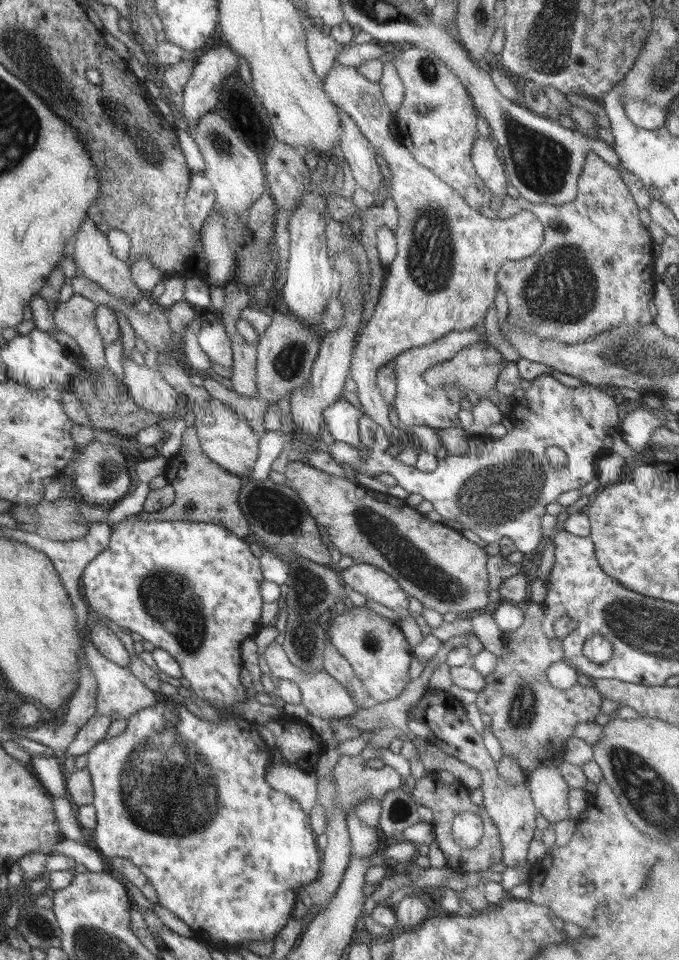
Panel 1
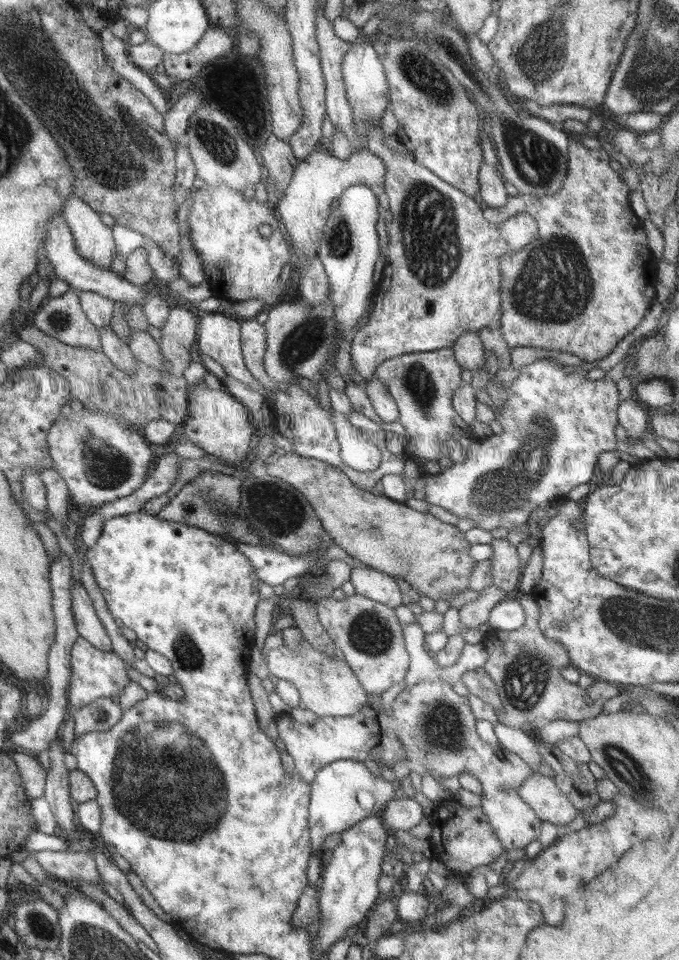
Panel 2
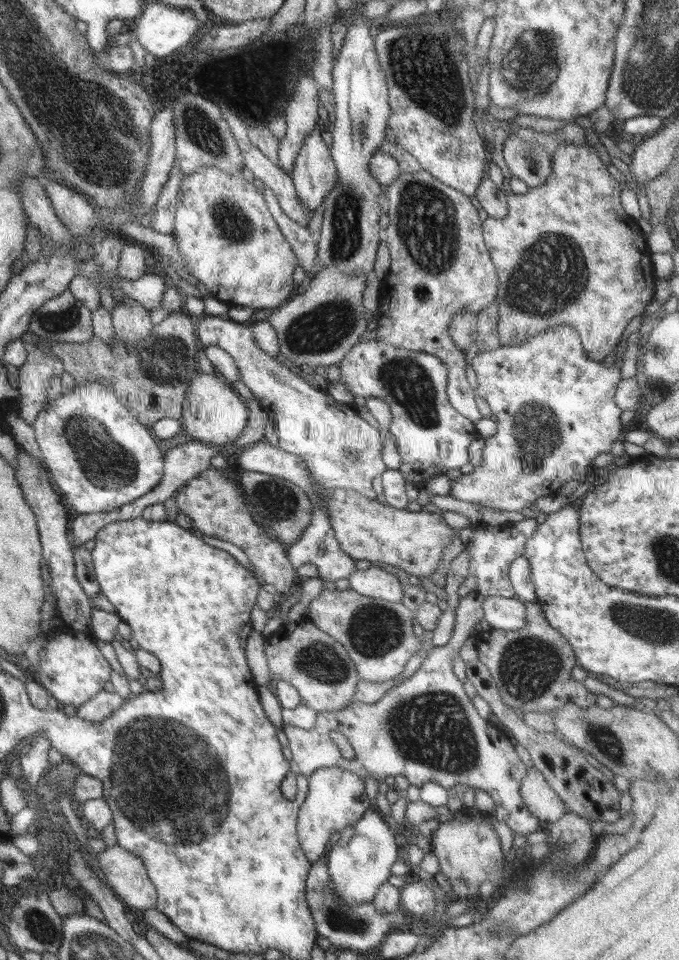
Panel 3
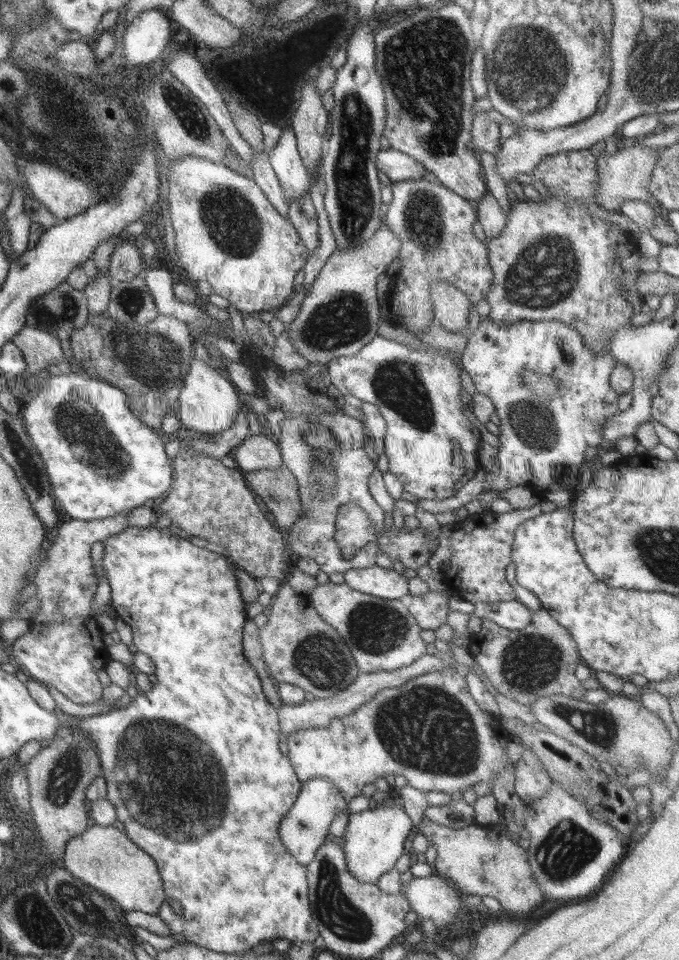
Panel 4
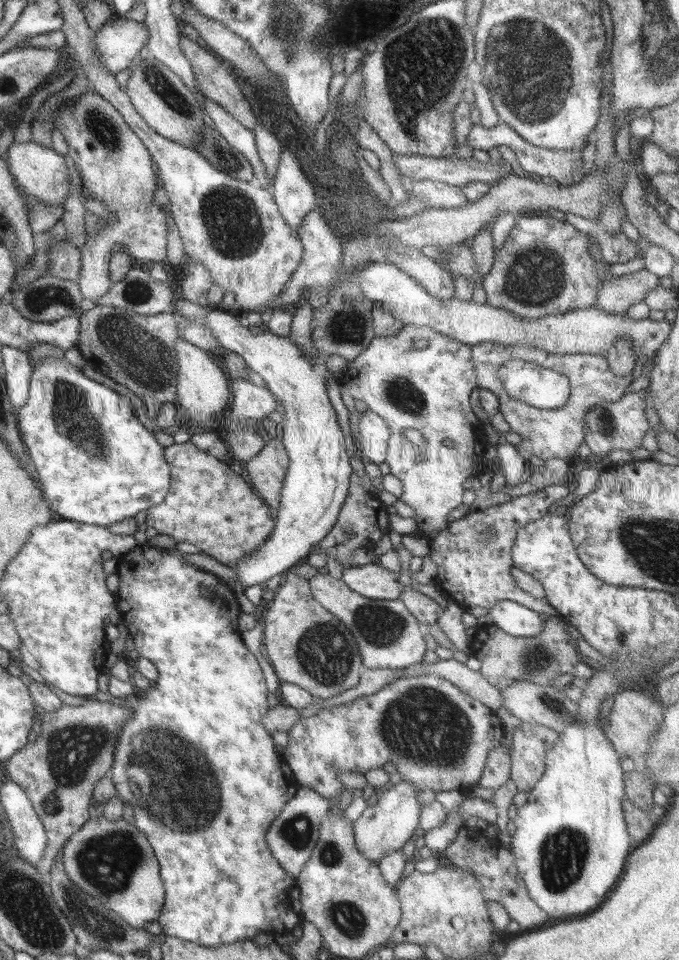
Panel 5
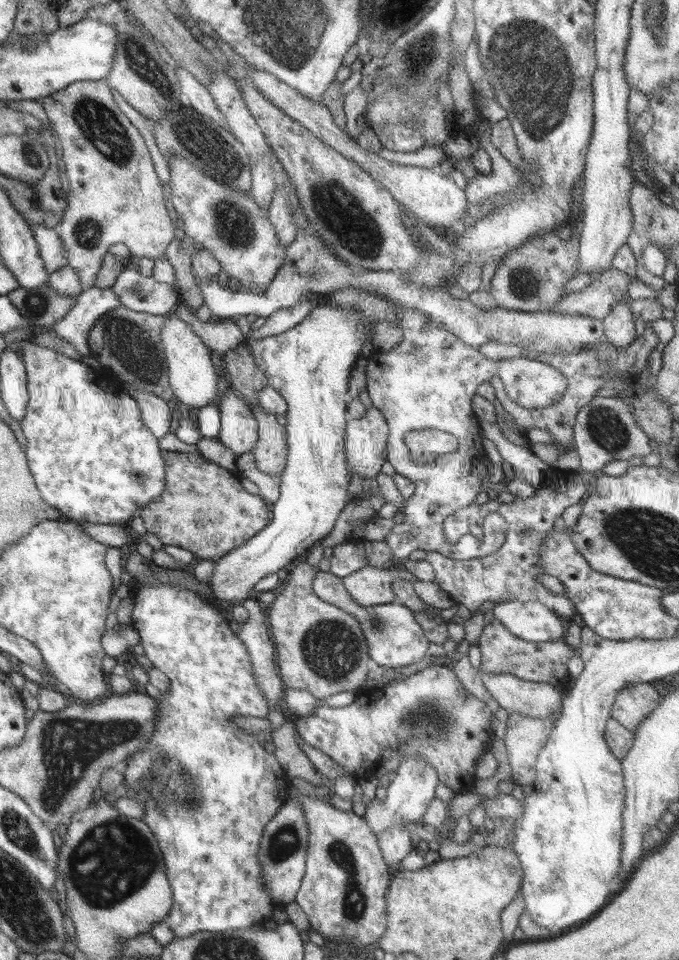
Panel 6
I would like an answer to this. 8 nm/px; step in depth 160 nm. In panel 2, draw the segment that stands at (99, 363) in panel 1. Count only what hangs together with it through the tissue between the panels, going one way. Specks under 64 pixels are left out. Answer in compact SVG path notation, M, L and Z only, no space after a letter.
M68 290L63 296L47 298L36 312L29 316L29 324L47 336L61 340L68 346L100 350L101 340L94 324L88 320L82 310L76 290Z

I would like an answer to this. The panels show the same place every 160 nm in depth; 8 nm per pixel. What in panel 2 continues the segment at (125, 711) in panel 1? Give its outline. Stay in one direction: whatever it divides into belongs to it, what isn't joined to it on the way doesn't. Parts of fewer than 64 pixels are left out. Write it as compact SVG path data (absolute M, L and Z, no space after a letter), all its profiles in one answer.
M79 636L73 644L70 653L70 668L72 669L67 689L70 708L74 710L89 705L99 698L118 699L123 690L131 683L123 660L119 656L106 656L106 651L98 650L93 643Z

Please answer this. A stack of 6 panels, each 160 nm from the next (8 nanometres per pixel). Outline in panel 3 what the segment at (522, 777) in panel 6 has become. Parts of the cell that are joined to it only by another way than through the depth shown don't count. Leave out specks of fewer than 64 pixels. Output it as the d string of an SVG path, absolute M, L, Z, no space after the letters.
M534 766L527 768L526 775L520 784L519 794L530 813L542 823L558 822L568 811L560 796L554 792Z

